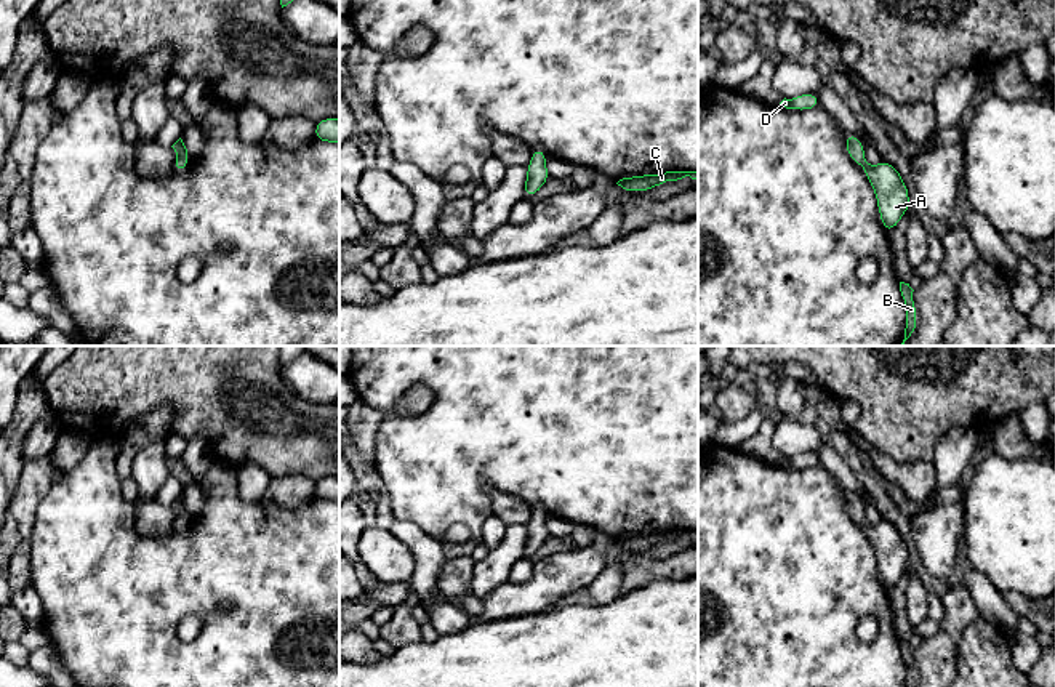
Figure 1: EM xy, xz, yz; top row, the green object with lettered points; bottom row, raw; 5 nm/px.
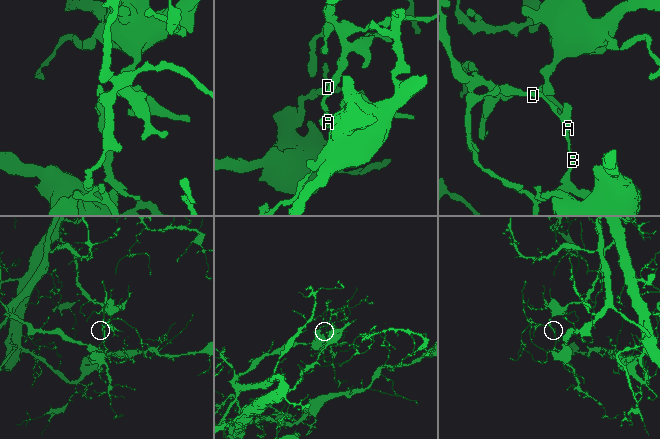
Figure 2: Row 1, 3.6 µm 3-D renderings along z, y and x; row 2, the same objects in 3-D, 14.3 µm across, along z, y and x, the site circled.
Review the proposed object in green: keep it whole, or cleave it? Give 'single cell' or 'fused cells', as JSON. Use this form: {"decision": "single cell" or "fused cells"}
{"decision": "single cell"}

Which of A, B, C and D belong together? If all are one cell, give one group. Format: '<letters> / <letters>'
A B C D

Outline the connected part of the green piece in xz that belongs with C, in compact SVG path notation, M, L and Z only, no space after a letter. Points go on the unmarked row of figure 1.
M698 528L696 530L666 530L658 533L642 533L642 535L629 535L620 538L616 543L626 549L642 551L647 548L653 548L669 540L677 540L685 535L698 540Z

